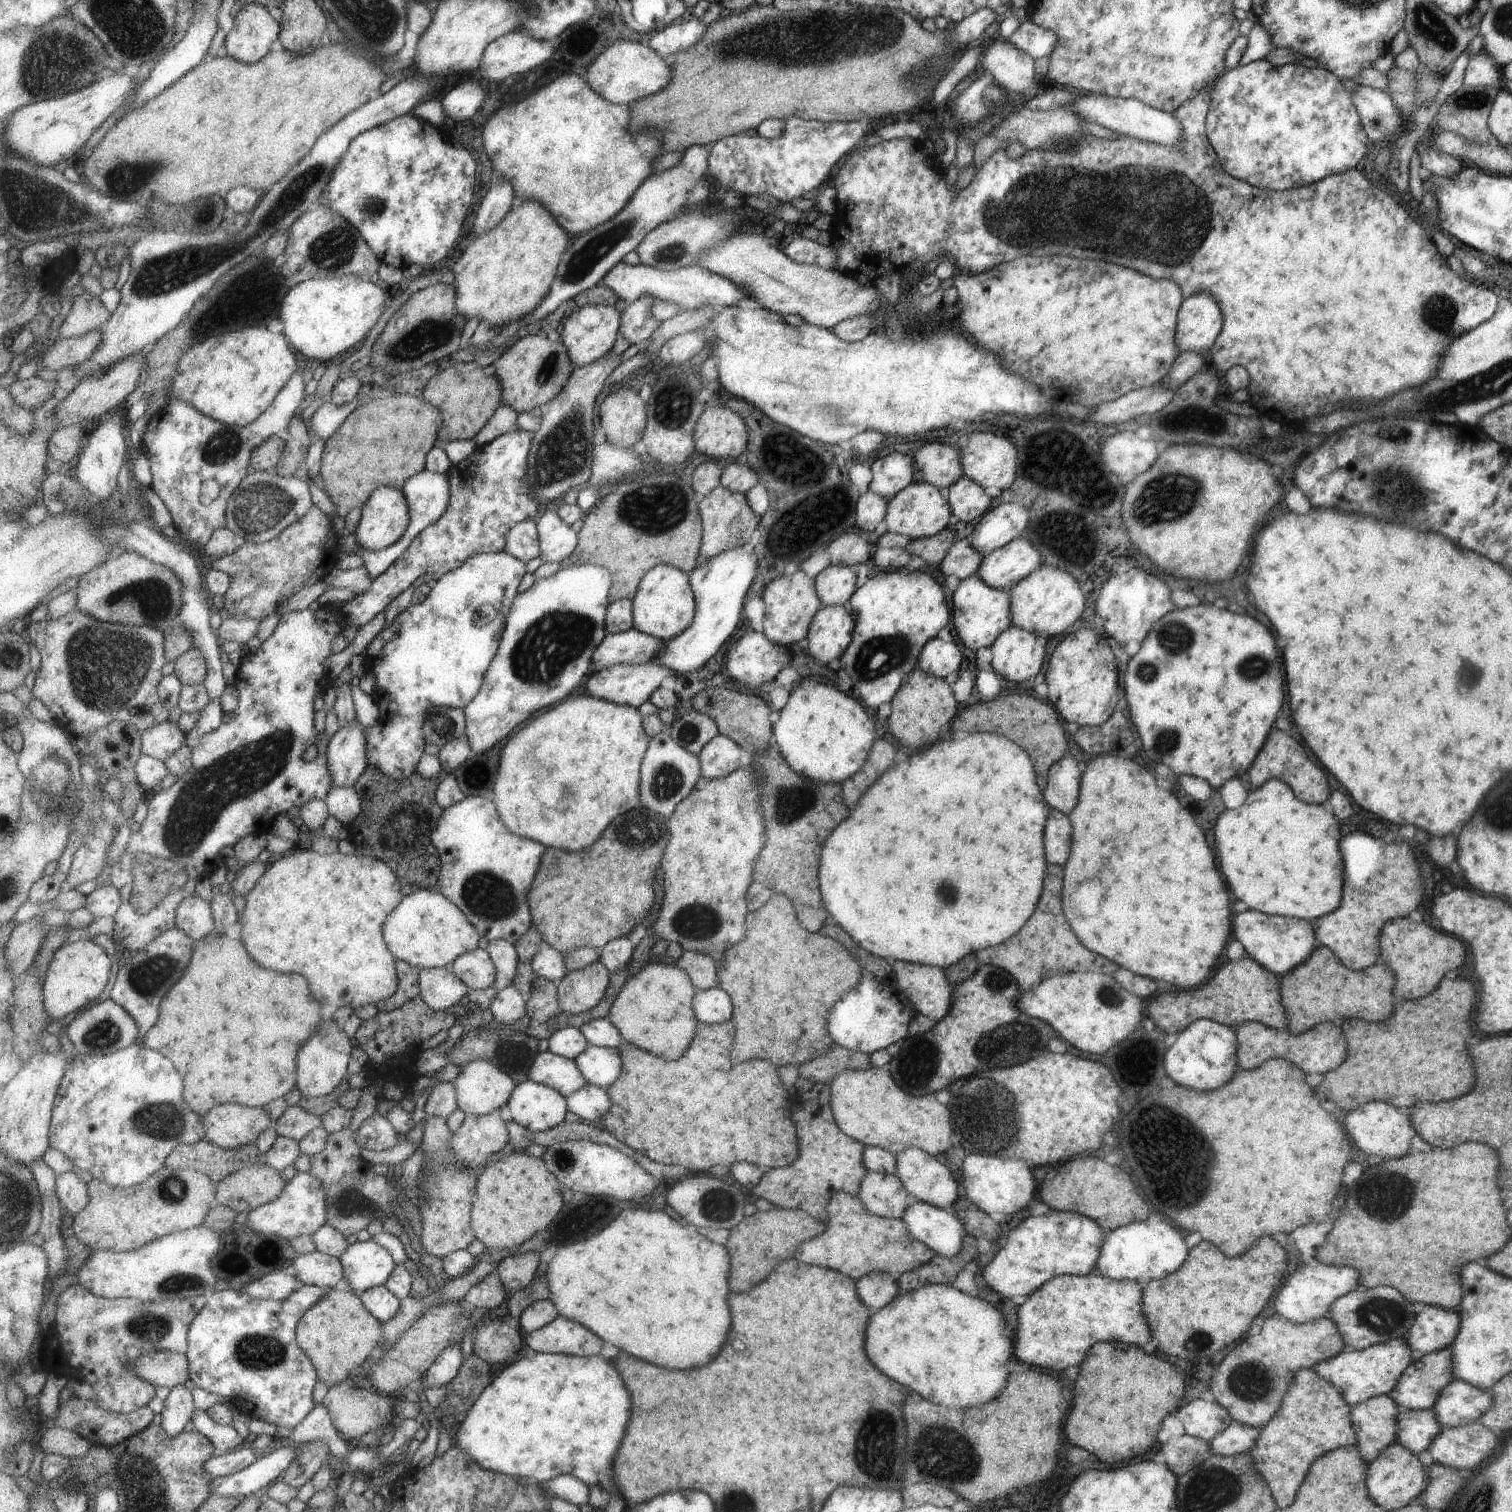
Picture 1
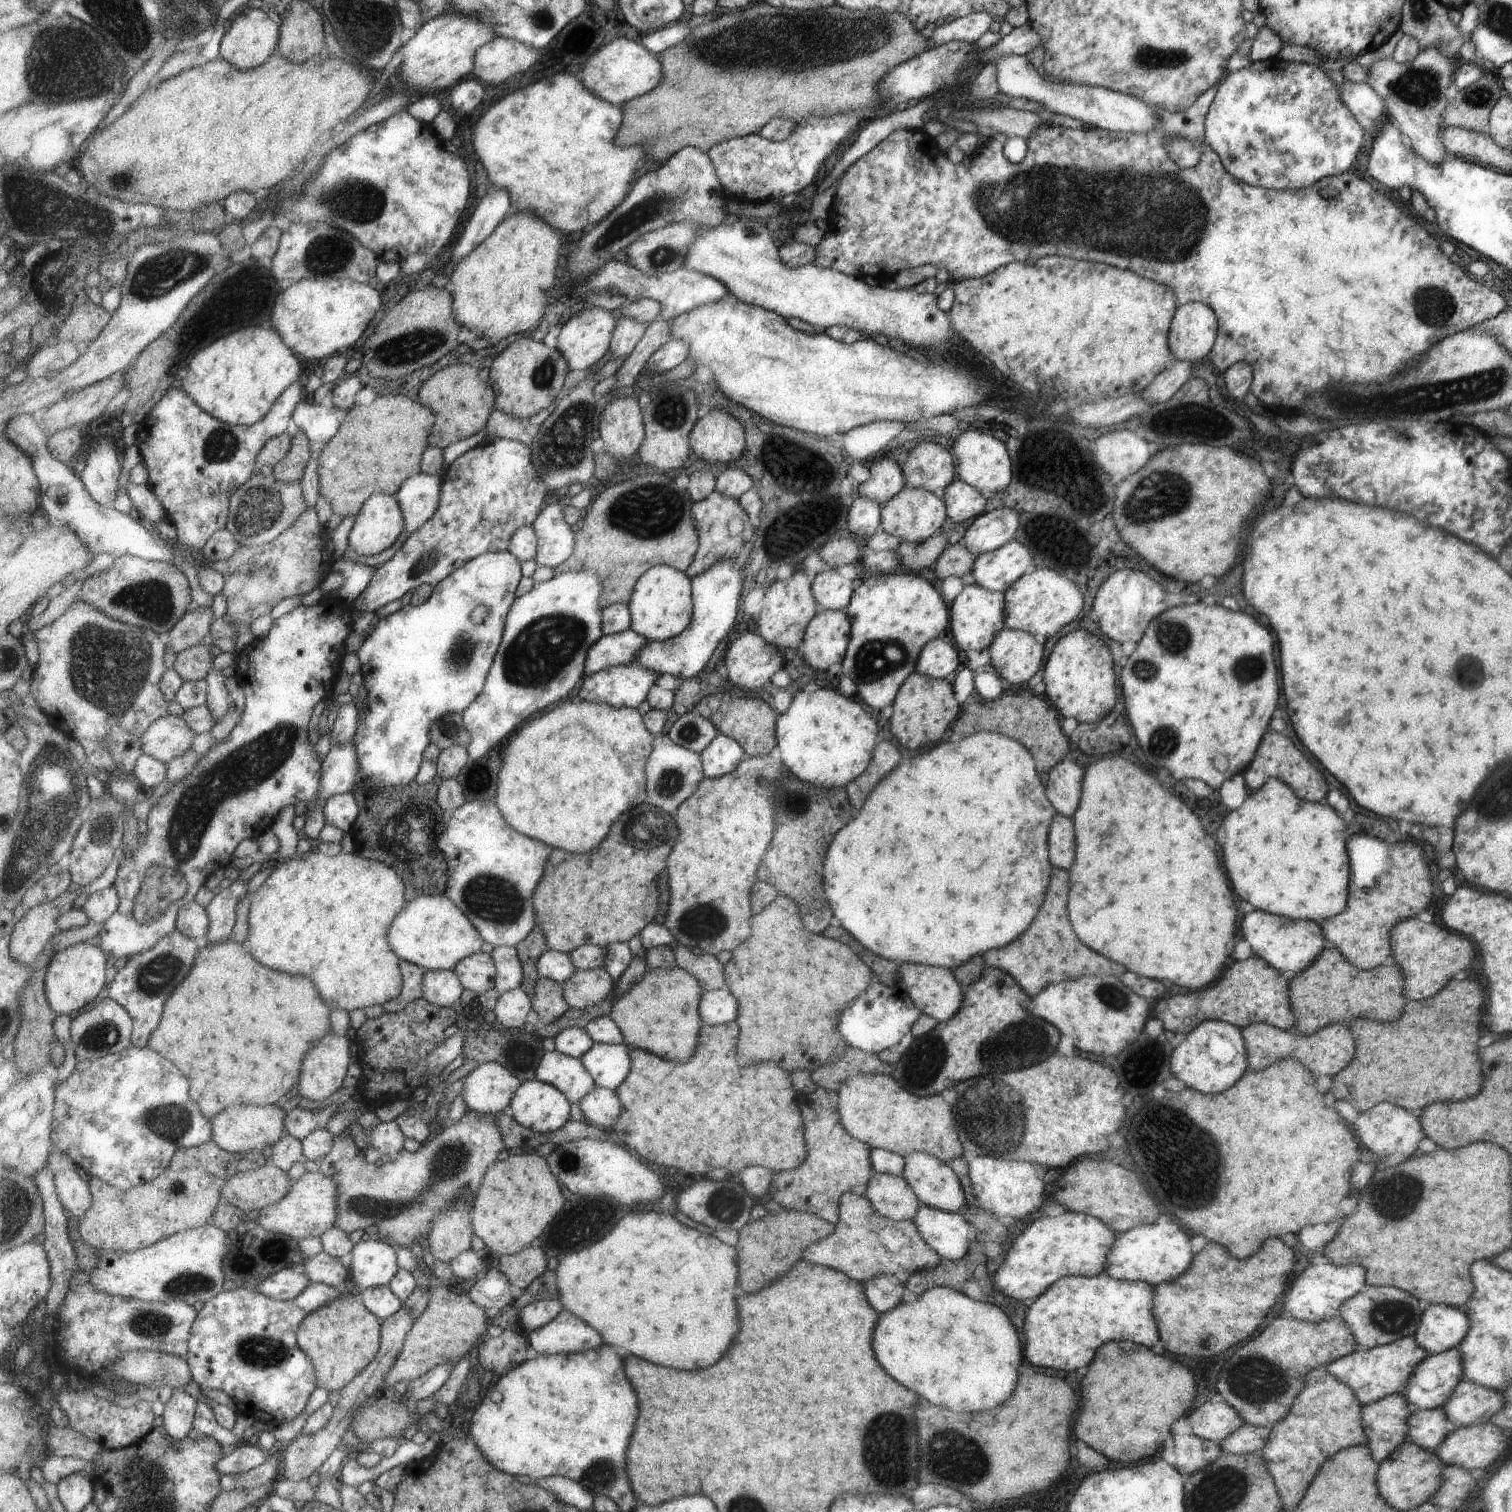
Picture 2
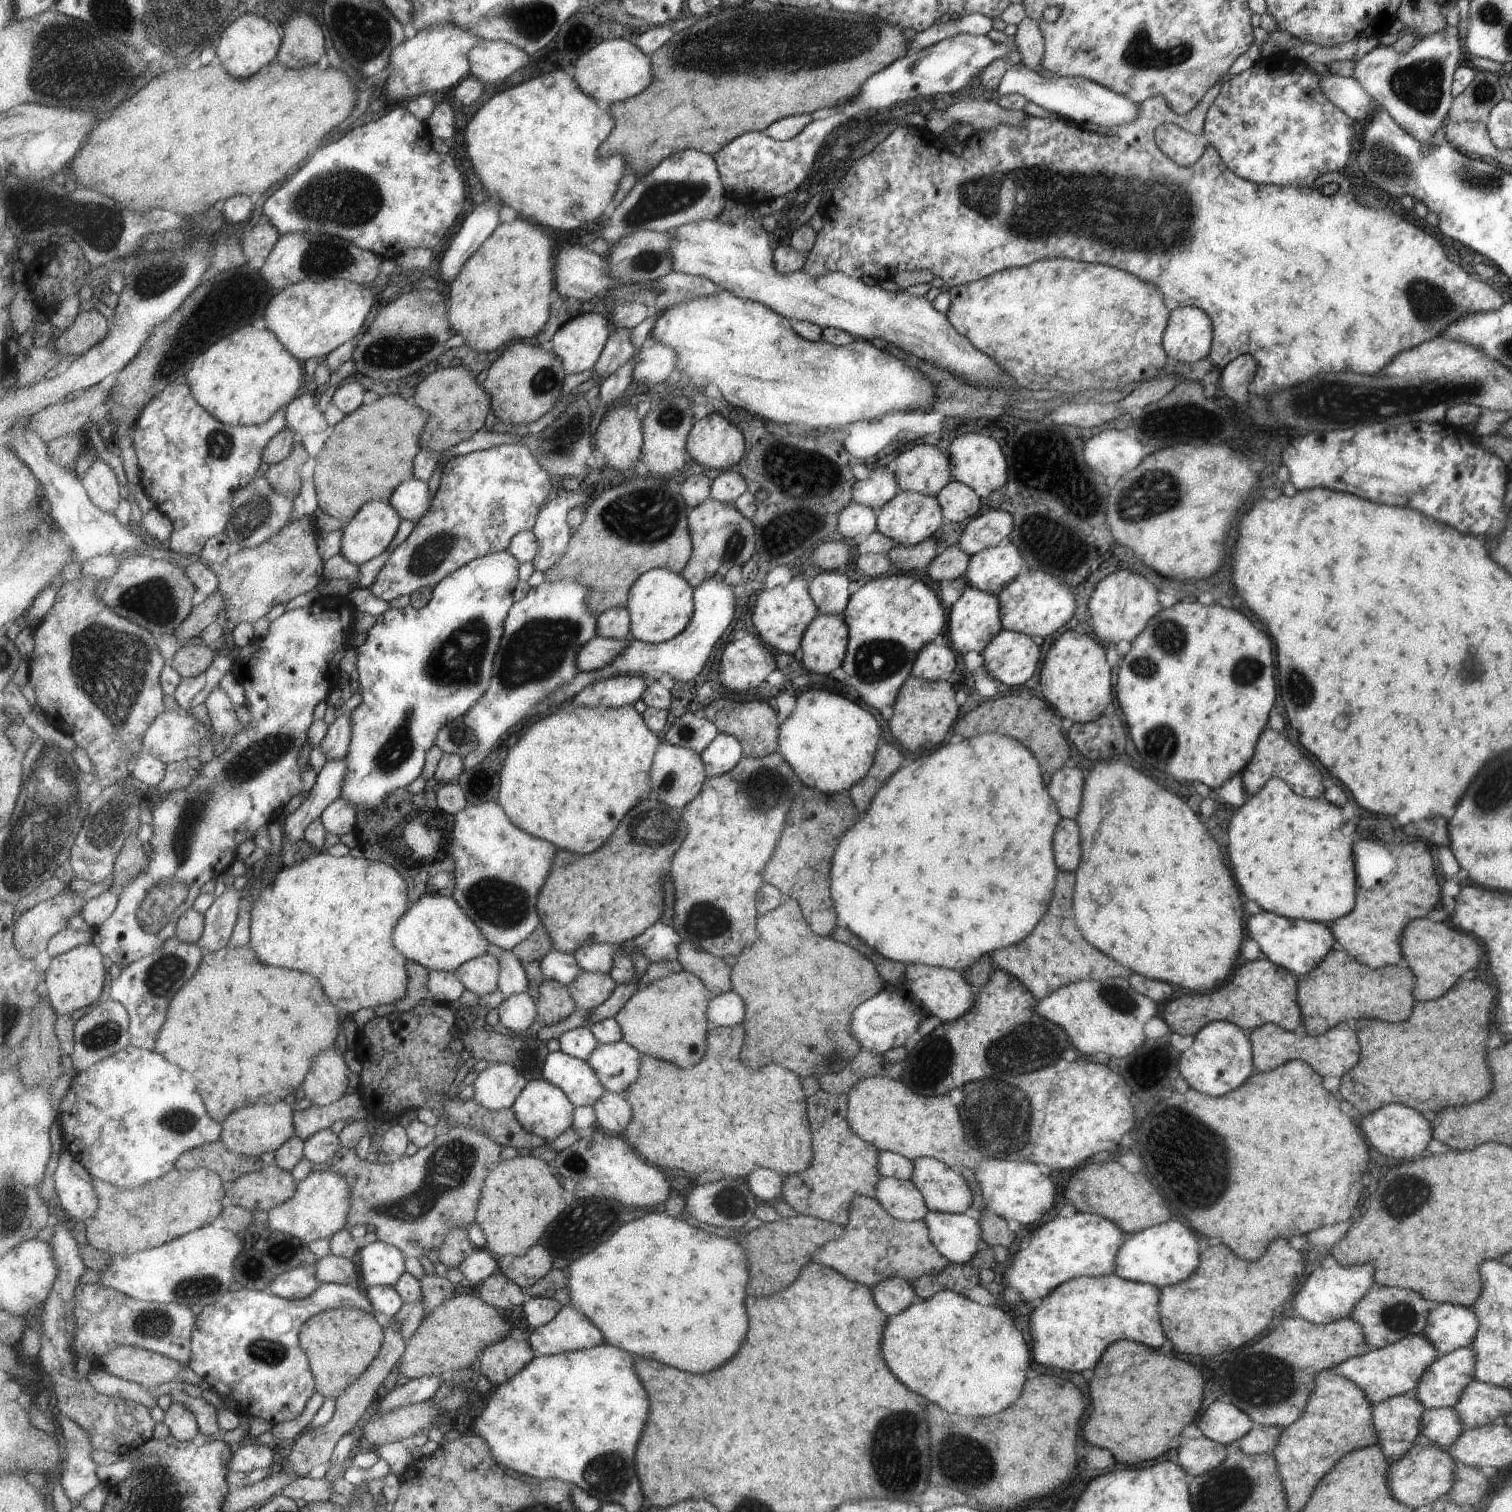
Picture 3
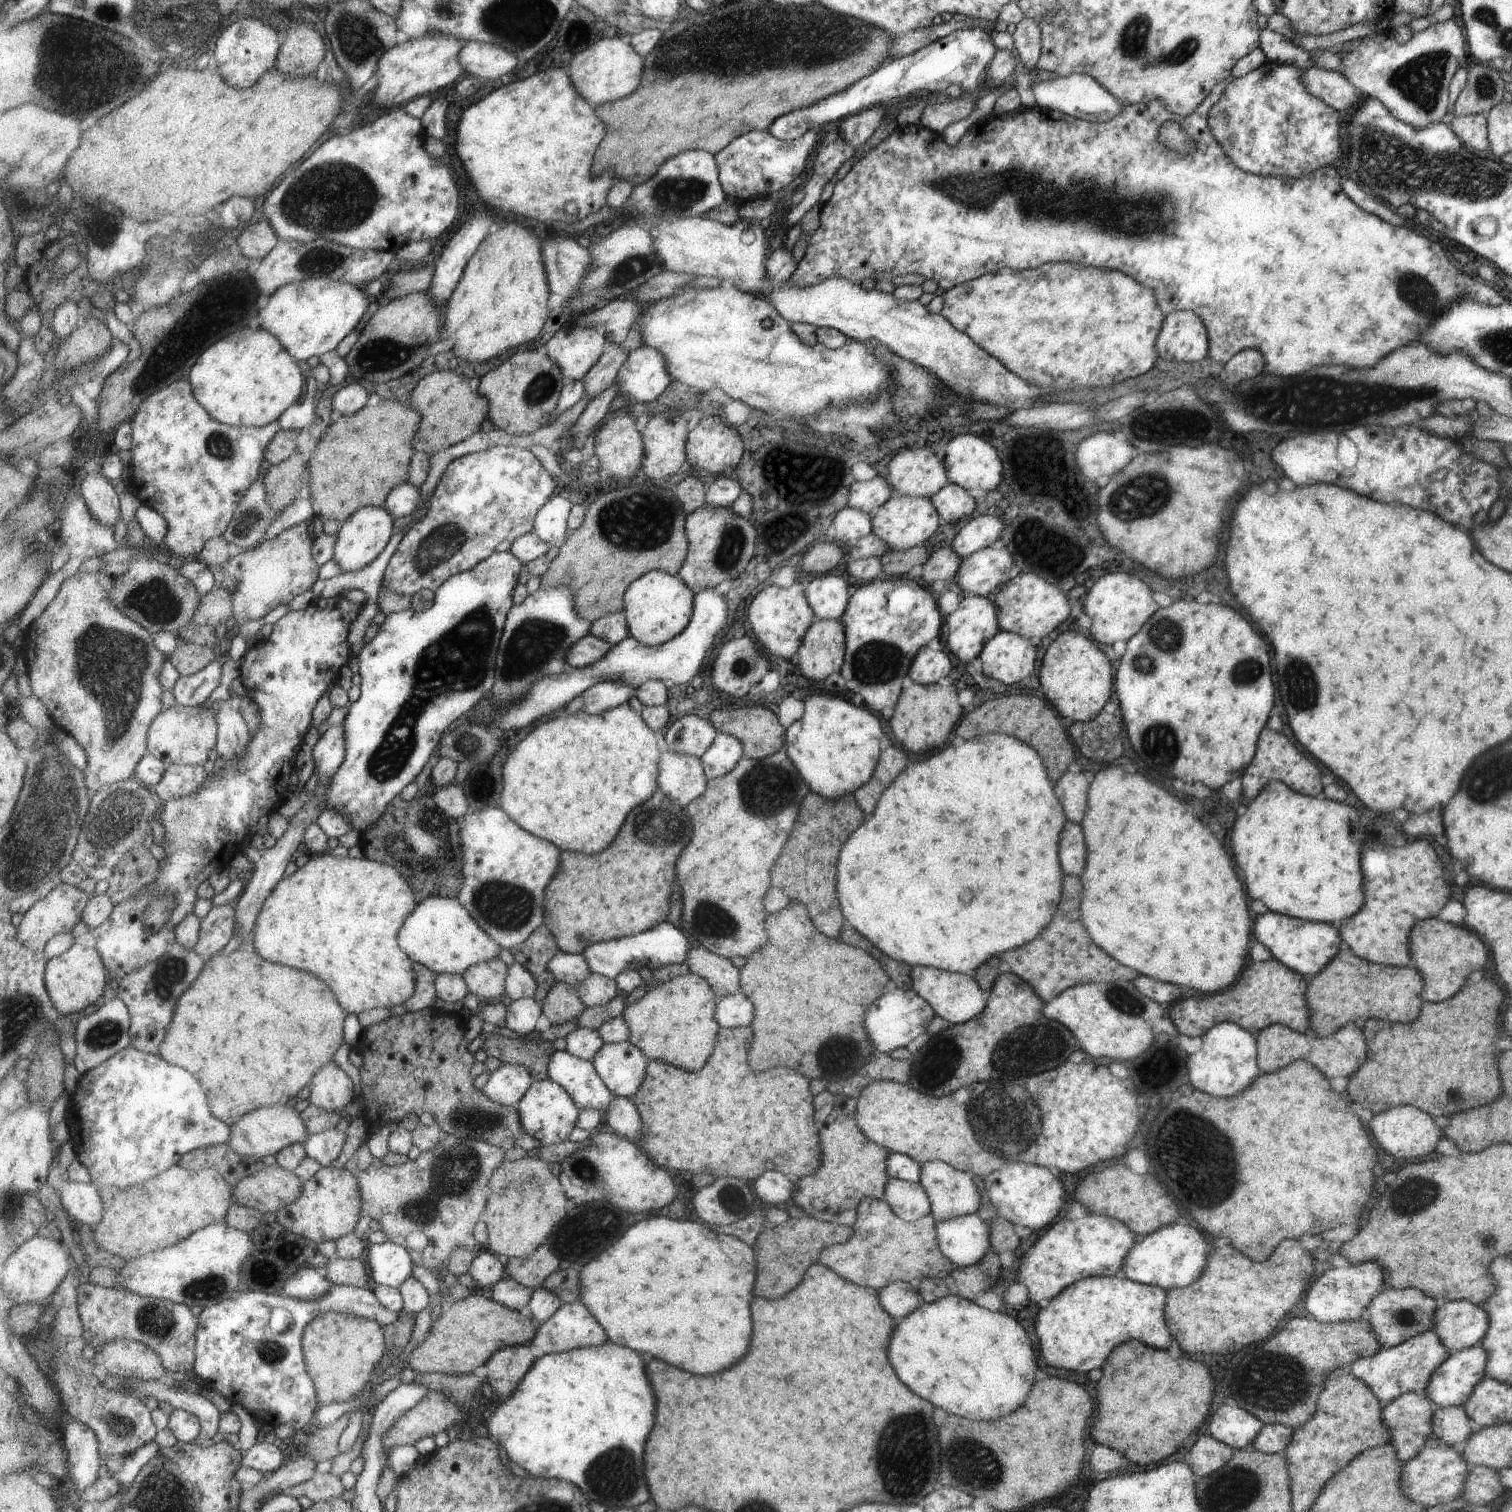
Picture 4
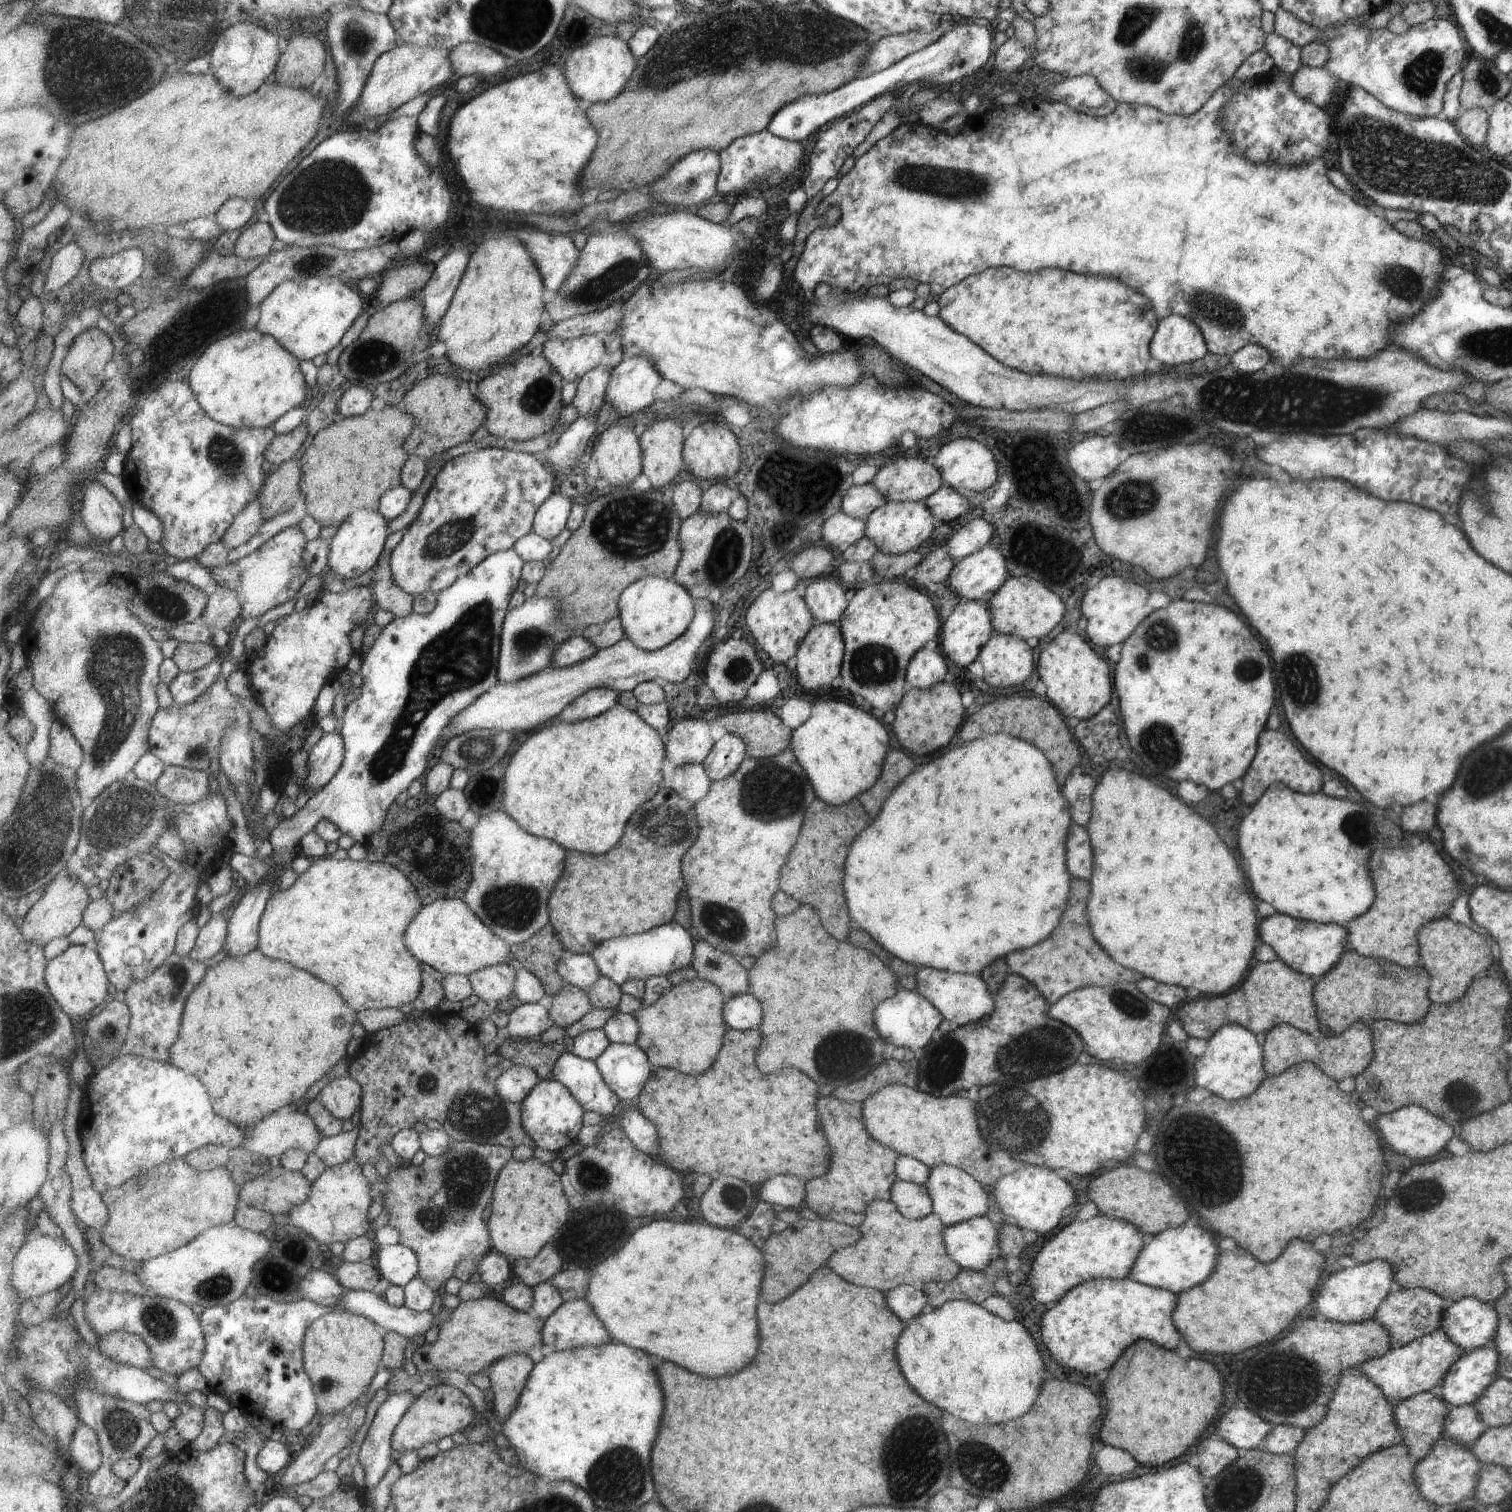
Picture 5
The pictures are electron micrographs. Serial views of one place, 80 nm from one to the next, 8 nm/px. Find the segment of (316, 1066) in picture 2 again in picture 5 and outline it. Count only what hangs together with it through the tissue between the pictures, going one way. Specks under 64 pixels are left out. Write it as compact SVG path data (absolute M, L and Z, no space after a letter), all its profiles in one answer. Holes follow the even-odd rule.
M349 1075L334 1079L326 1085L319 1095L319 1099L335 1117L351 1120L355 1112L362 1112L365 1104L365 1094L361 1083Z

